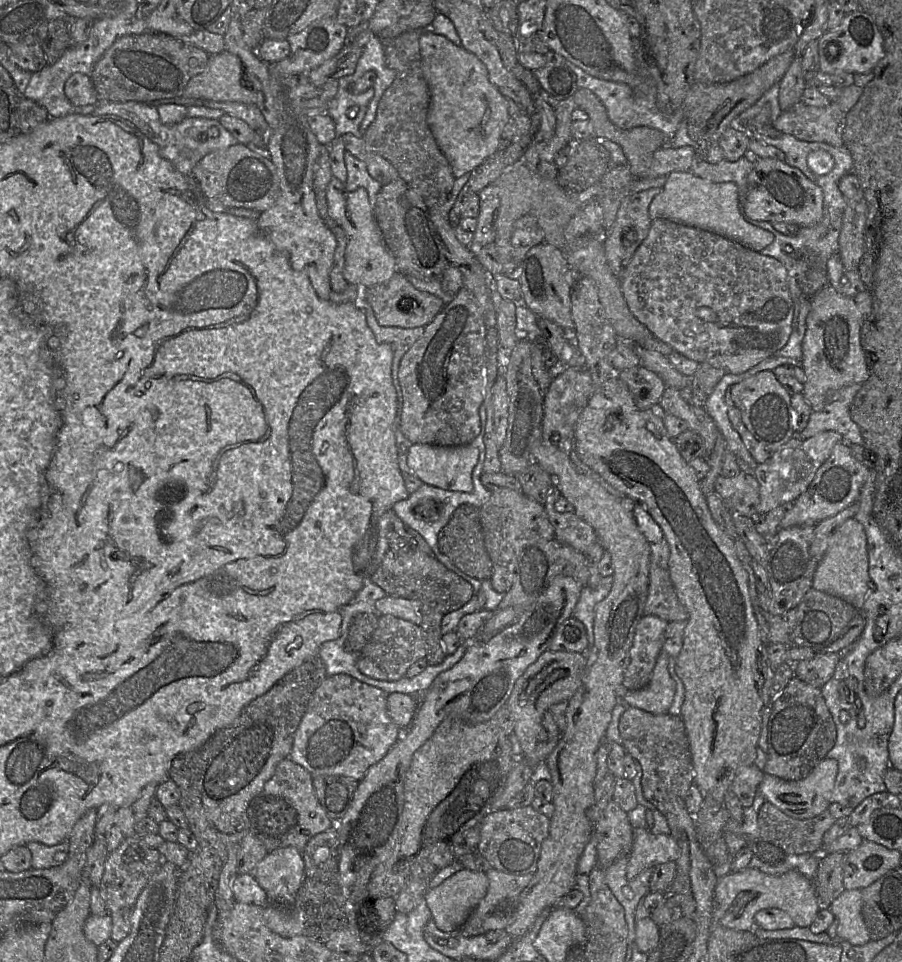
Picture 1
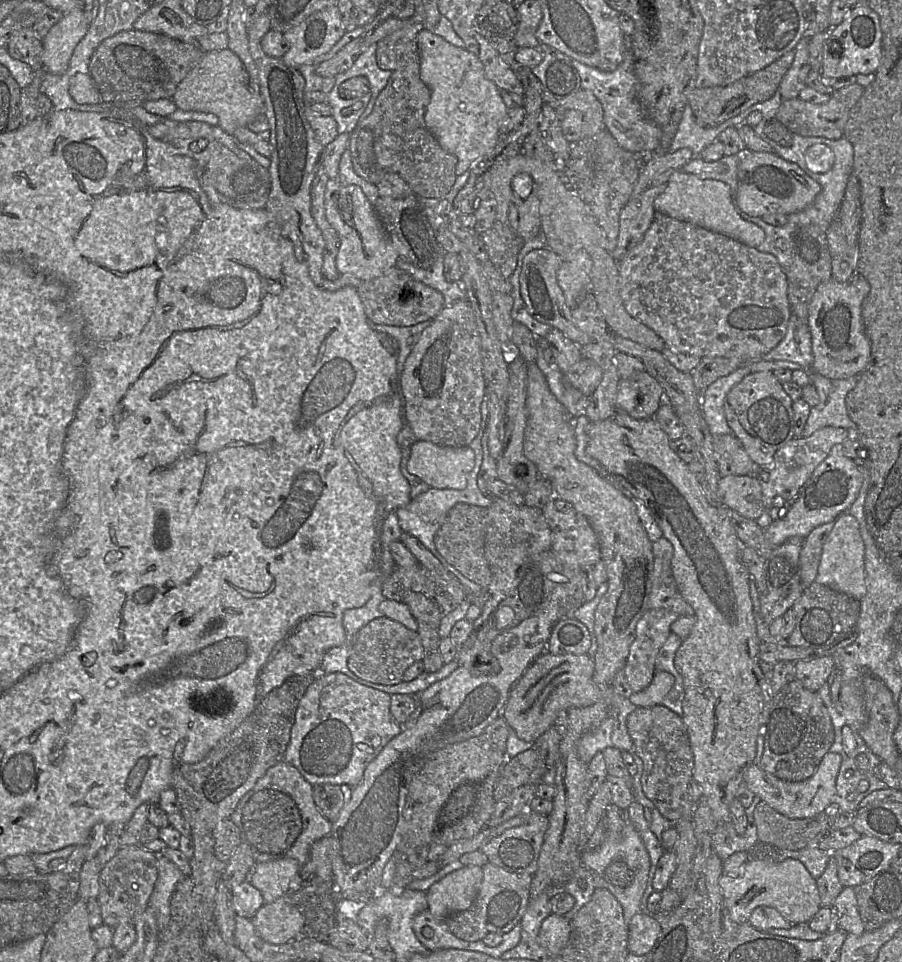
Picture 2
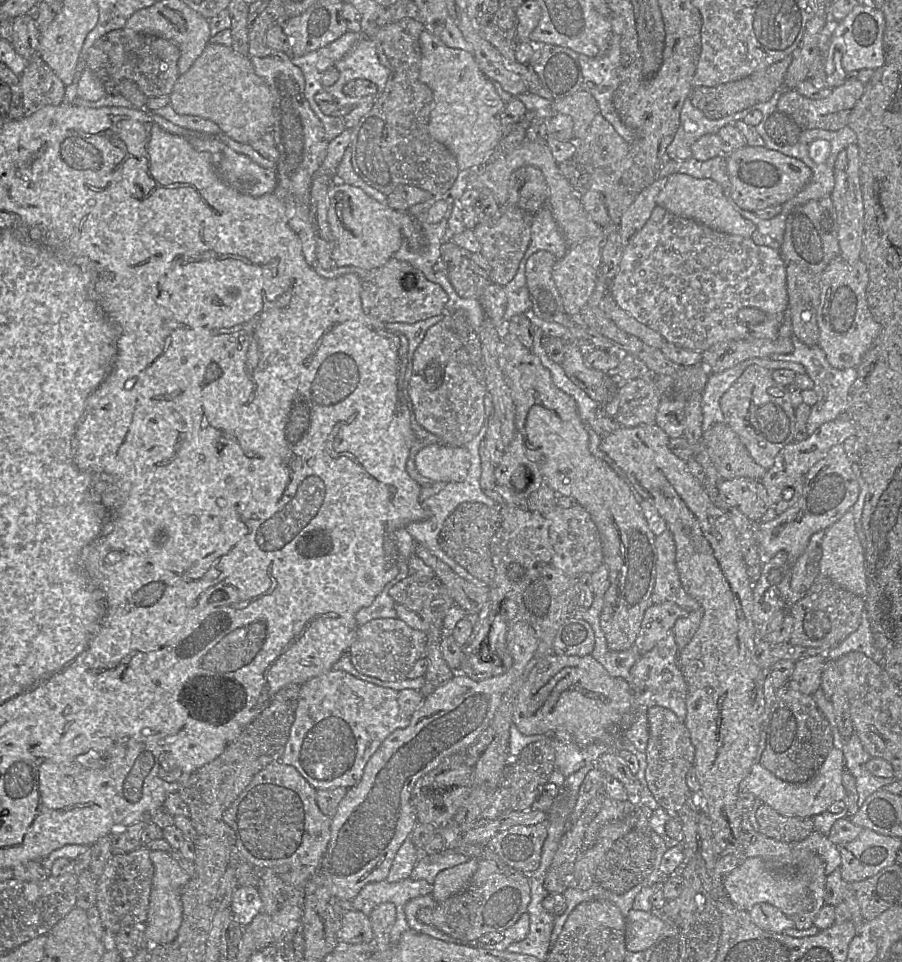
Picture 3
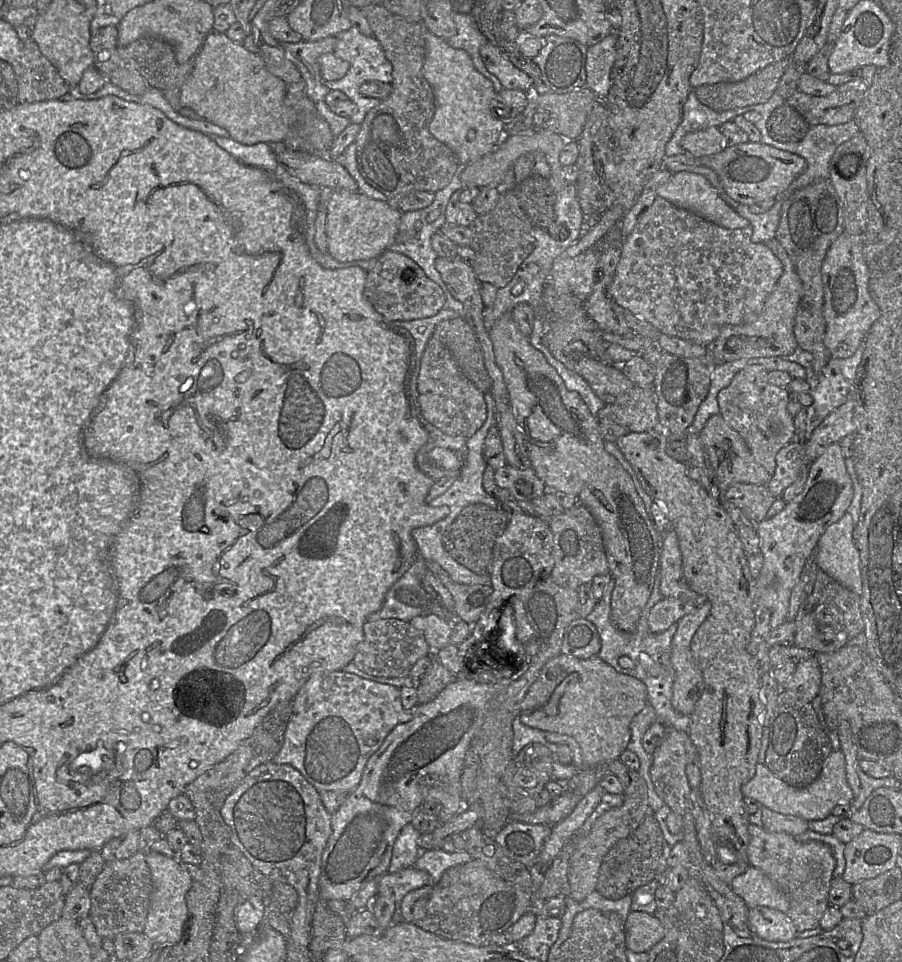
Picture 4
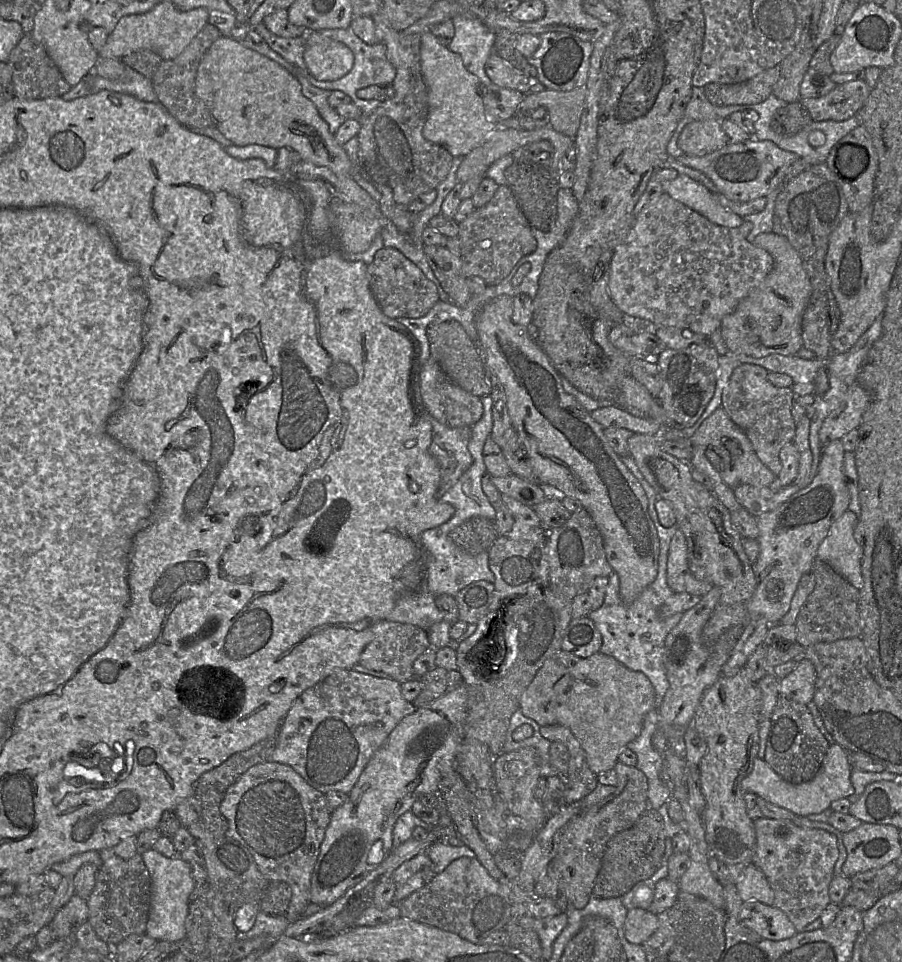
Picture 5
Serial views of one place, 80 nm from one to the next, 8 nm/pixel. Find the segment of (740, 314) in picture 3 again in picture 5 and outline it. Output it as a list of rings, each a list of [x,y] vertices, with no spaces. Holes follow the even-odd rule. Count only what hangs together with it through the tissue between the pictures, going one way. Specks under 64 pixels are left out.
[[[663,192],[657,199],[653,199],[636,216],[634,227],[631,231],[631,240],[615,248],[610,264],[610,278],[608,291],[616,306],[626,317],[639,317],[651,324],[653,327],[674,327],[690,333],[701,334],[709,338],[715,330],[720,328],[725,315],[732,313],[739,302],[746,297],[749,292],[758,286],[773,268],[772,256],[763,248],[760,248],[747,240],[753,225],[744,221],[739,227],[725,227],[712,223],[706,217],[695,210],[676,201],[667,193]]]

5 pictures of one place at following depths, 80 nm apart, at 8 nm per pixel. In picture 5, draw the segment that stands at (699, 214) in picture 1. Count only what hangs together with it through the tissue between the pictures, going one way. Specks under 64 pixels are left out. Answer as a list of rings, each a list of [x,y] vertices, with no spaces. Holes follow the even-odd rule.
[[[679,174],[671,182],[665,184],[663,192],[714,224],[736,228],[744,222],[743,217],[722,206],[717,196],[688,175]]]

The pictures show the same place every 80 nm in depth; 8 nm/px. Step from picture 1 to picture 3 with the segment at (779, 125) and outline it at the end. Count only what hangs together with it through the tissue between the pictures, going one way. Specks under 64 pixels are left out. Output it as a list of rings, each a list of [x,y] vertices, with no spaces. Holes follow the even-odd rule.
[[[849,77],[841,86],[832,88],[829,97],[819,100],[802,96],[796,89],[783,89],[777,109],[791,117],[802,130],[823,129],[837,131],[847,125],[849,116],[864,93],[865,84]]]

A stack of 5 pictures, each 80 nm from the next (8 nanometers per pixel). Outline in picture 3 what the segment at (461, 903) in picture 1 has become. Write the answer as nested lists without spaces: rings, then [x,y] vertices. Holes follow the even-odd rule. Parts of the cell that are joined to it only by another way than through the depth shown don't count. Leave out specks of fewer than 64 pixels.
[[[471,858],[467,862],[438,873],[433,882],[431,895],[436,902],[462,892],[469,884],[478,868],[478,859]]]

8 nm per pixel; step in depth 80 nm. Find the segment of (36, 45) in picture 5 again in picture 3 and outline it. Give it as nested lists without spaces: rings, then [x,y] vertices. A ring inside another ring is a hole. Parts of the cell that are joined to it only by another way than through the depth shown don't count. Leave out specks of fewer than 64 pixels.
[[[39,55],[27,62],[19,76],[23,117],[29,117],[42,107],[64,102],[66,85]]]

